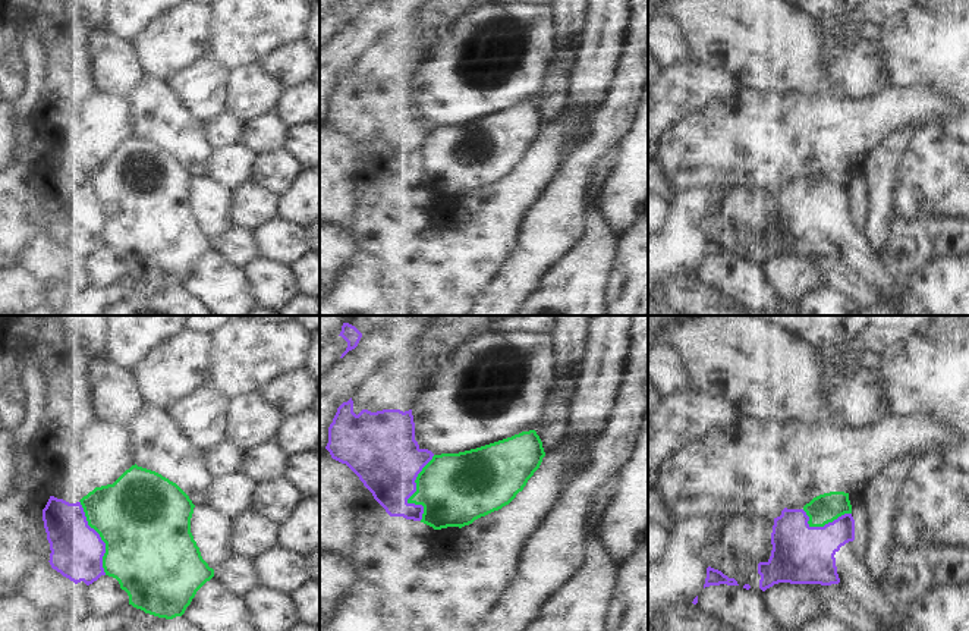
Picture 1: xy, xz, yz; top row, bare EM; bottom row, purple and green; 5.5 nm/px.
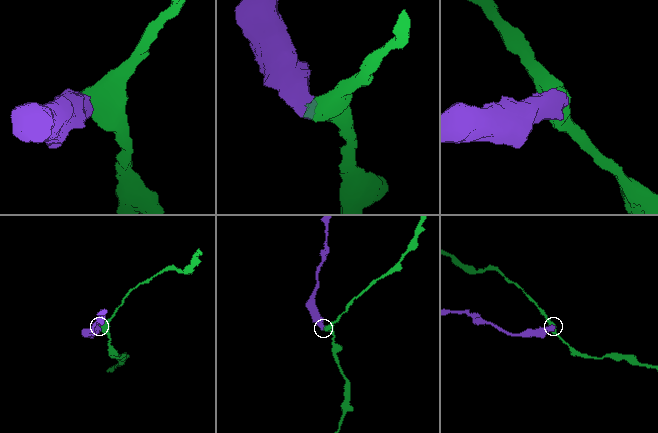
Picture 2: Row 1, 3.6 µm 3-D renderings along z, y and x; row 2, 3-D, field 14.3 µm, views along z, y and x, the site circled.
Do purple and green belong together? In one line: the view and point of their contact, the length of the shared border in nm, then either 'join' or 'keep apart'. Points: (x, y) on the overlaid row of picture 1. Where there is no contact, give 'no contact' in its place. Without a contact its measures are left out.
xz (415, 490) | 360 nm | keep apart

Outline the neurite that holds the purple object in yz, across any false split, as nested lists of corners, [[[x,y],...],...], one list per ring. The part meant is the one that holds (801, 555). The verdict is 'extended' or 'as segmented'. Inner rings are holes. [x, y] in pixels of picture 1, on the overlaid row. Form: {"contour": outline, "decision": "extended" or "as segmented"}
{"contour": [[[787,508],[774,518],[771,556],[758,563],[759,588],[765,591],[778,583],[839,584],[844,594],[856,599],[877,621],[897,621],[897,610],[890,606],[853,541],[852,514],[824,527],[811,527],[808,521],[803,509]]], "decision": "extended"}

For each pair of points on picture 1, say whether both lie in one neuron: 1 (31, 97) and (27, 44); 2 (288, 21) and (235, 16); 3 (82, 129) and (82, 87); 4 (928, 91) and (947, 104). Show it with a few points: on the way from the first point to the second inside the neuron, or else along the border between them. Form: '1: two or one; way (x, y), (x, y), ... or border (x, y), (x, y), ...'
1: one; way (34, 84), (34, 57)
2: one; way (274, 21), (248, 21)
3: two; border (96, 90), (81, 99), (47, 97)
4: one; way (933, 96), (943, 104)

